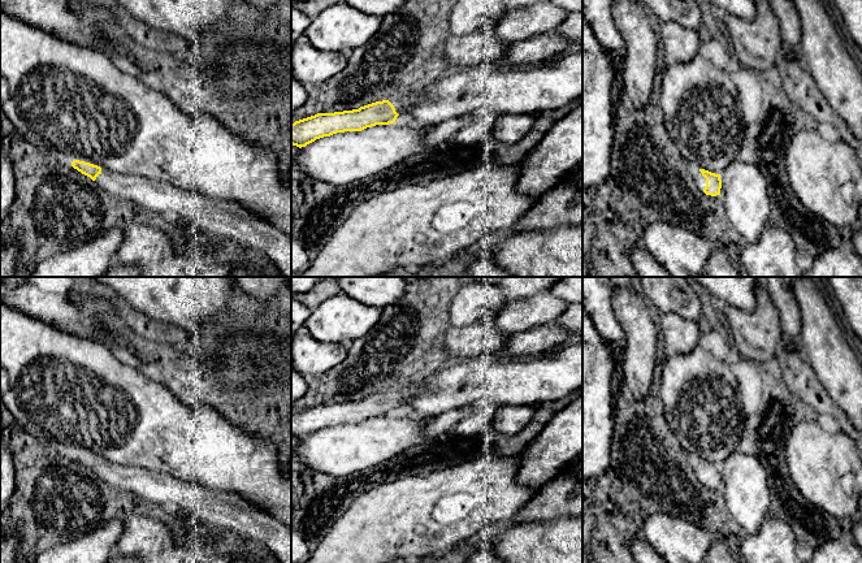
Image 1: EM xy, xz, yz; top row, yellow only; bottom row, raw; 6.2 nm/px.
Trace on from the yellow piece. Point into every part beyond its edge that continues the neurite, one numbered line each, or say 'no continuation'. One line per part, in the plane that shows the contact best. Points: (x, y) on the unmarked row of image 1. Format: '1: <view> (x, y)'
1: yz (698, 468)

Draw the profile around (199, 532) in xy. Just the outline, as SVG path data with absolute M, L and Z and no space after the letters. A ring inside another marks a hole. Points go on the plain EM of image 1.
M179 511L179 520L183 532L190 534L189 538L199 543L213 543L215 540L209 533L209 525L200 521L196 516Z

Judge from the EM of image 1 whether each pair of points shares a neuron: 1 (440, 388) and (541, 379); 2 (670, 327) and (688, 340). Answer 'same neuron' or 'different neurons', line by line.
1: same neuron
2: same neuron

